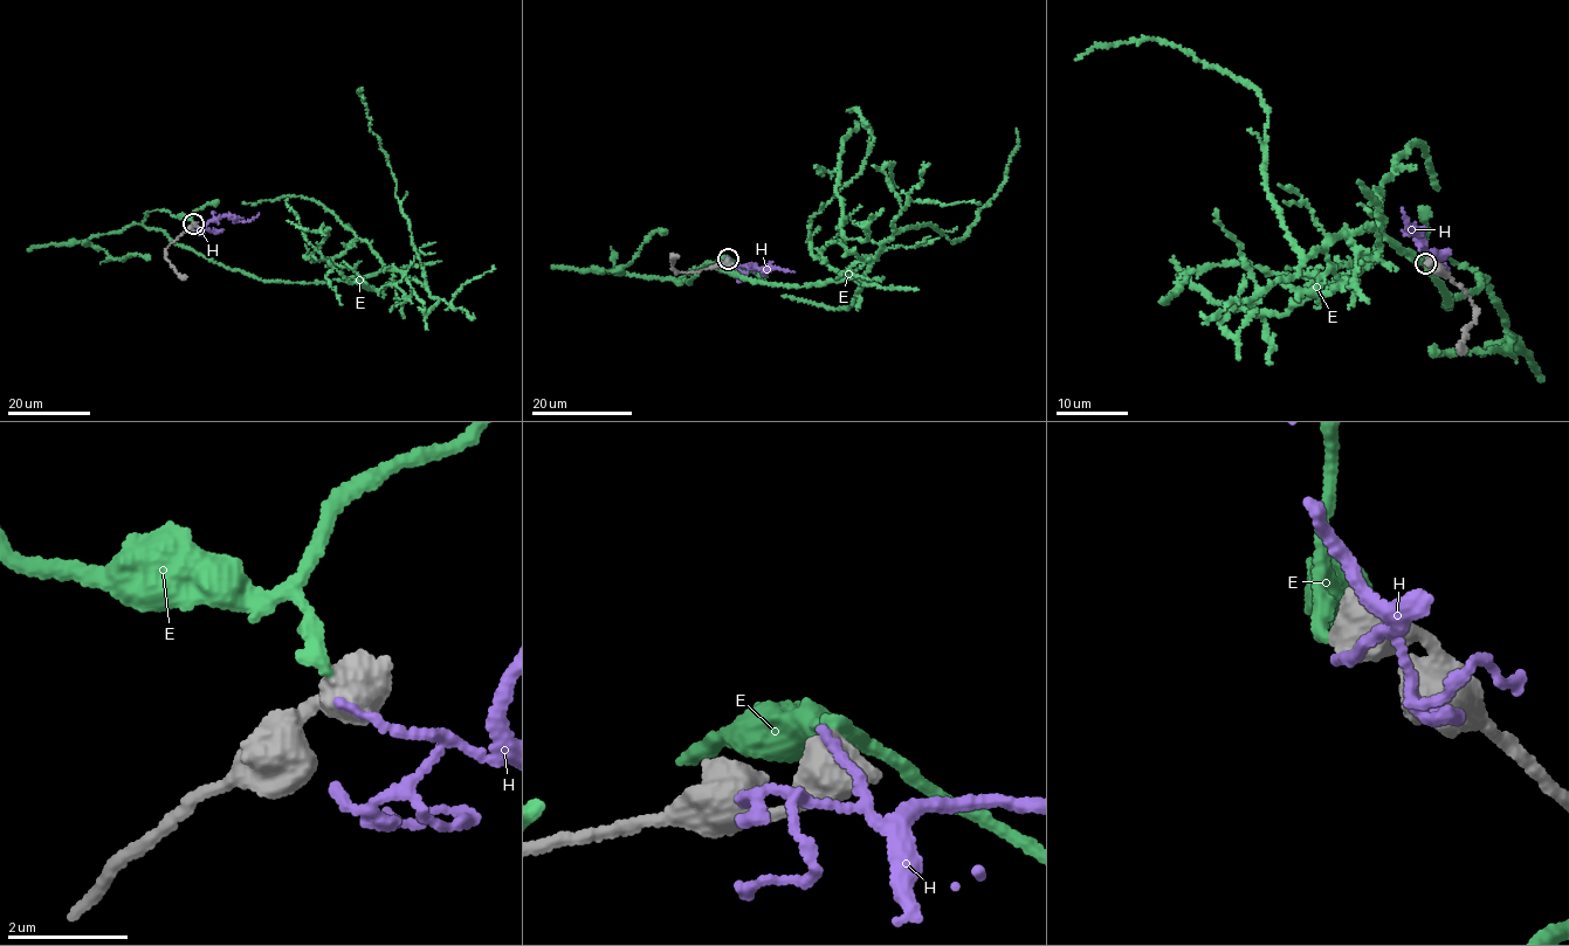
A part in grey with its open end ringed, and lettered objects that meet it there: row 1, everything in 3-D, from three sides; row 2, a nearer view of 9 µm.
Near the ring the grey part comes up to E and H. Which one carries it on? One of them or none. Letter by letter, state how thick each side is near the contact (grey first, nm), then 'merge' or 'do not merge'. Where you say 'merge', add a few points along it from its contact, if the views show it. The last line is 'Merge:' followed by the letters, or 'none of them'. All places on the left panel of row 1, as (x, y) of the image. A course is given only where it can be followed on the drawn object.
E: 700 nm thick on the grey side, 260 nm on the other; merge; it runs (193, 223), (157, 209), (142, 223), (262, 281), (330, 281), (387, 268), (426, 285), (396, 179), (358, 90)
H: 750 nm thick on the grey side, 140 nm on the other; do not merge
Merge: E

